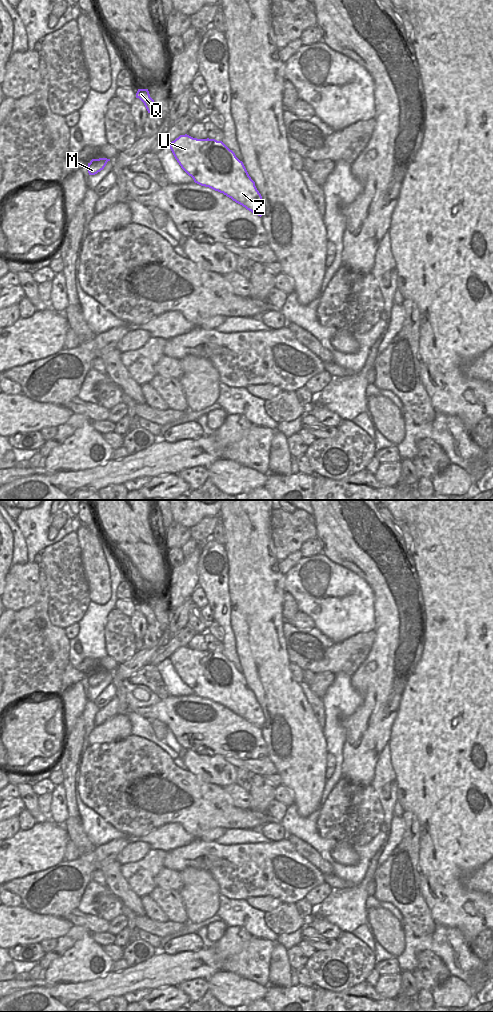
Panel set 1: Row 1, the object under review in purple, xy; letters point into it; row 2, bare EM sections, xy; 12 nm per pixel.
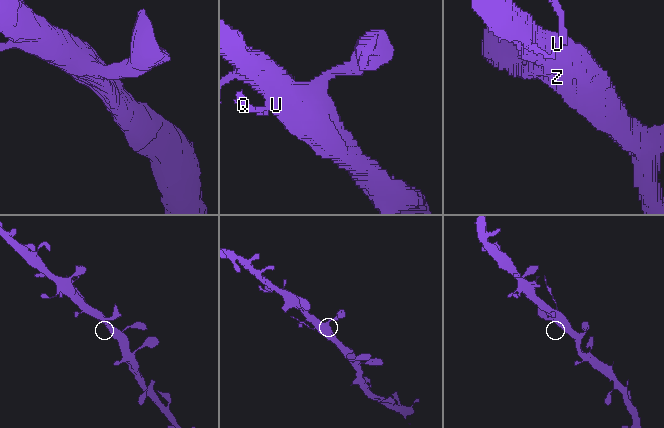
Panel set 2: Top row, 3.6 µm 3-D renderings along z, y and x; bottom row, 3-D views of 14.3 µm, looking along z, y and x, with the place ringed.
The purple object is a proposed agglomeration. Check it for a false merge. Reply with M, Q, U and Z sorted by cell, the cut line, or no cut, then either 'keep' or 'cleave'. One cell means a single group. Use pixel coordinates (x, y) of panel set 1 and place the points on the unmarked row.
M U Z / Q; cut in xy along (170, 658), (171, 662); cleave

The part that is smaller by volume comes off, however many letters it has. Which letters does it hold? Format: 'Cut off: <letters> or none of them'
Cut off: Q

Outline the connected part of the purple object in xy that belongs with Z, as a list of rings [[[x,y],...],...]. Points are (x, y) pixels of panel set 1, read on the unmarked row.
[[[185,646],[172,653],[170,659],[181,680],[195,695],[223,705],[252,725],[262,728],[264,715],[255,694],[249,688],[243,674],[222,653],[197,651]]]

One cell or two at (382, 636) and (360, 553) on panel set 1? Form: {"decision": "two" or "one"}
{"decision": "one"}

